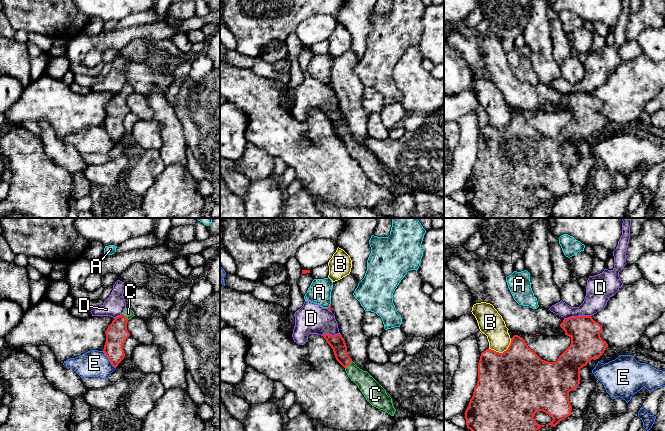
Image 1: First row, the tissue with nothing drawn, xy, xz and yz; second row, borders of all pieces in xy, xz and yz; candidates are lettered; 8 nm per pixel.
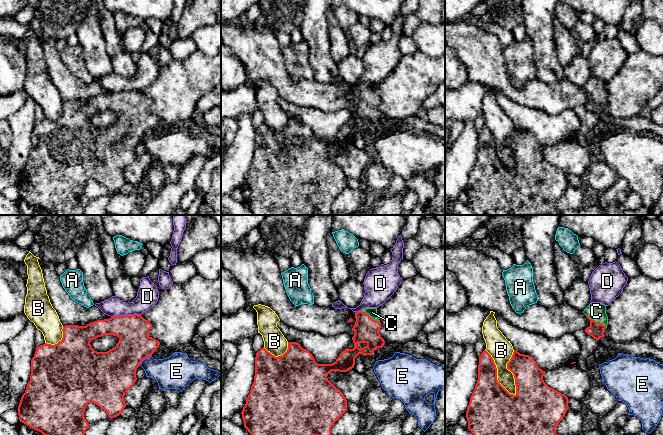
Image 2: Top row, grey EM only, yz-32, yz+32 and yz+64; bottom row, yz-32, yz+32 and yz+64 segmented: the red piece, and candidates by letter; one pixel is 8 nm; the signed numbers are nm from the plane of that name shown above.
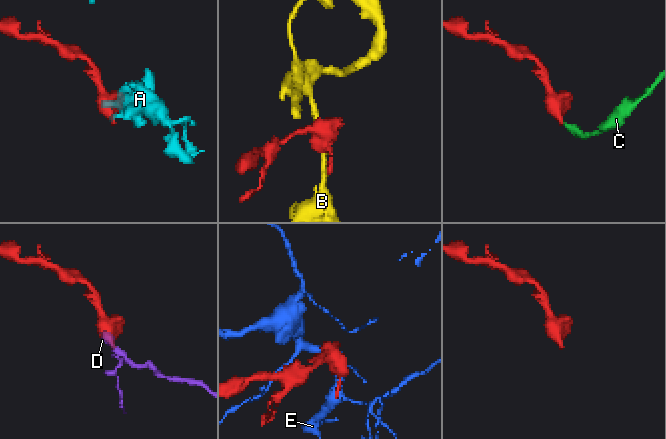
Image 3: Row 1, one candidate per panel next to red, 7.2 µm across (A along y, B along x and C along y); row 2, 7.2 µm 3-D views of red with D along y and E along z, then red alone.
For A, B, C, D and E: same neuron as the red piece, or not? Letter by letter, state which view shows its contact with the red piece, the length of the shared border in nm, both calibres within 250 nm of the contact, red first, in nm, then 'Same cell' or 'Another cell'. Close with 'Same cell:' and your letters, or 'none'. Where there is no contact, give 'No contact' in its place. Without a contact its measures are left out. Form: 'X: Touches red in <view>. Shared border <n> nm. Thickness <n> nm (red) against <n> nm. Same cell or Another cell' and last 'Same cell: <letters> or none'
A: Touches red in xz. Shared border 50 nm. Thickness 30 nm (red) against 190 nm. Another cell
B: Touches red in yz. Shared border 200 nm. Thickness 500 nm (red) against 200 nm. Another cell
C: Touches red in xz. Shared border 90 nm. Thickness 120 nm (red) against 150 nm. Same cell
D: Touches red in yz. Shared border 220 nm. Thickness 260 nm (red) against 200 nm. Another cell
E: Touches red in xy. Shared border 170 nm. Thickness 180 nm (red) against 220 nm. Another cell
Same cell: C

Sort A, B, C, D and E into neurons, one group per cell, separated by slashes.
A / B / C / D / E

